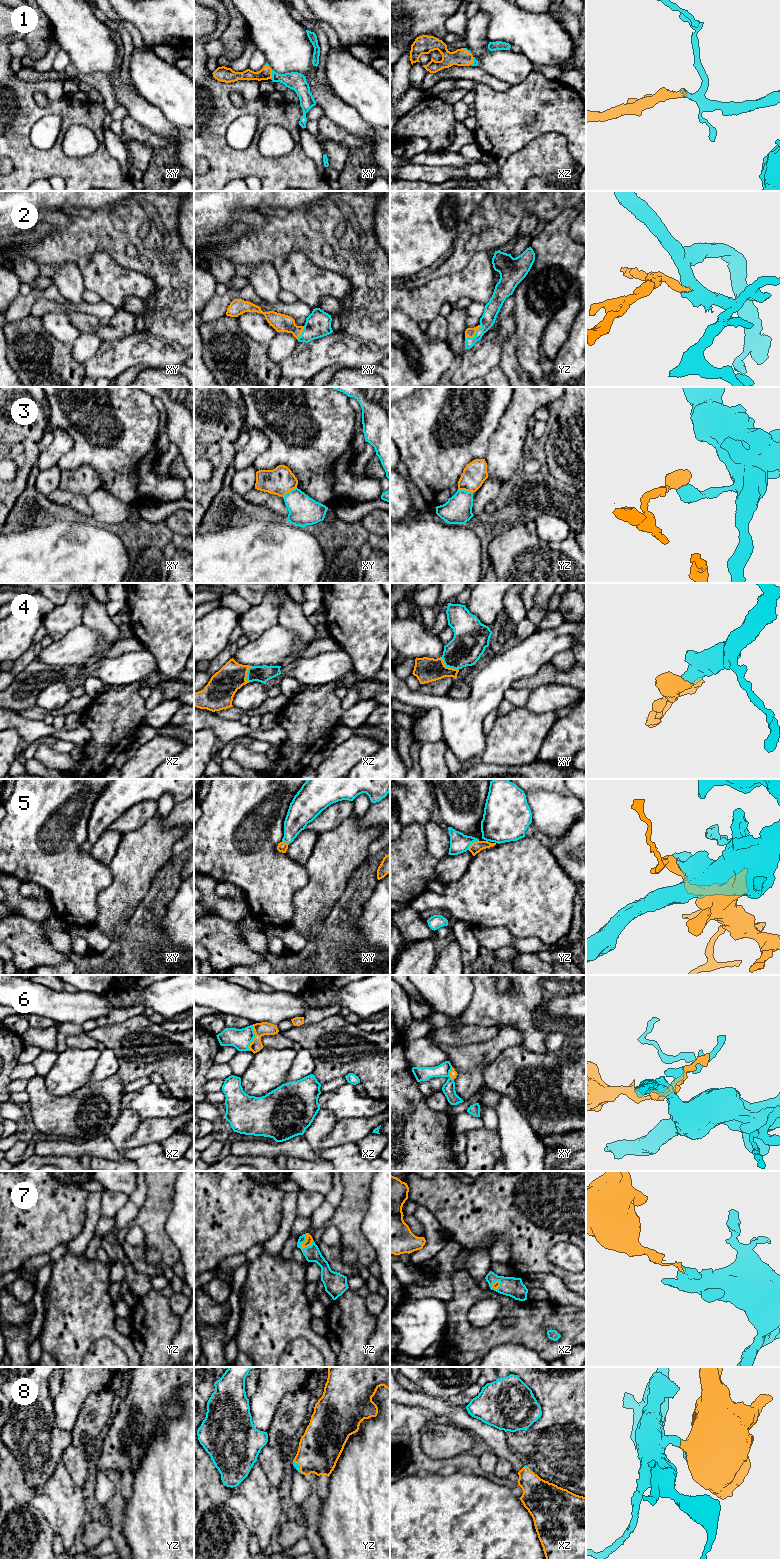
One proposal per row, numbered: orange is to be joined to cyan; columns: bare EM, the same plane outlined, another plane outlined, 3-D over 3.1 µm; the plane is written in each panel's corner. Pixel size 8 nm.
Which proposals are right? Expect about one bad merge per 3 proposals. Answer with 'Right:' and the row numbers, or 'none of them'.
Right: 1, 2, 4, 7, 8

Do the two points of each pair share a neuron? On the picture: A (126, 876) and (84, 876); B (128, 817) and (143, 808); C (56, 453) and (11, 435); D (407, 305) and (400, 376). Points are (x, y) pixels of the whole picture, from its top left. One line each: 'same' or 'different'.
A: different
B: same
C: different
D: different

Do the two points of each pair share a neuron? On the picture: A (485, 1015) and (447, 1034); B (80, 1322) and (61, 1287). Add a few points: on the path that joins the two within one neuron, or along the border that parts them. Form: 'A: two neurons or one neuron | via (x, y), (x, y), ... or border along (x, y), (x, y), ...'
A: two neurons | border along (463, 1024), (489, 1027)
B: one neuron | via (78, 1313), (78, 1309), (67, 1296)

